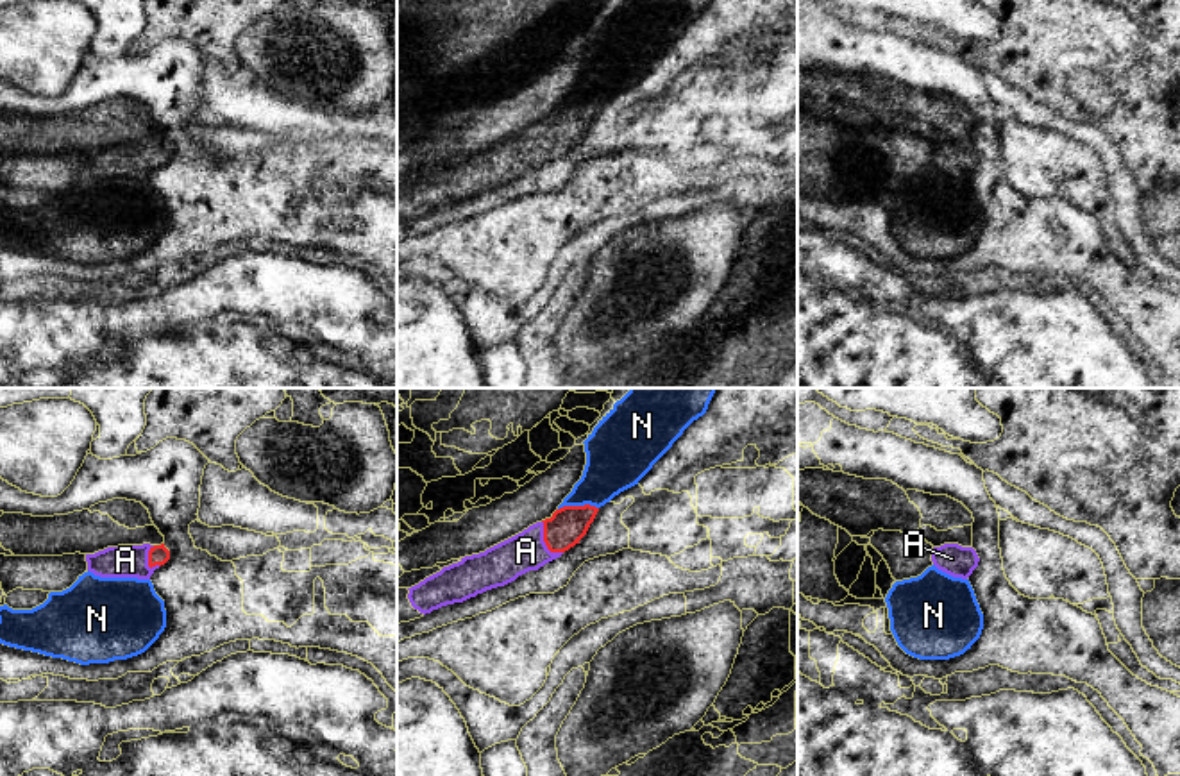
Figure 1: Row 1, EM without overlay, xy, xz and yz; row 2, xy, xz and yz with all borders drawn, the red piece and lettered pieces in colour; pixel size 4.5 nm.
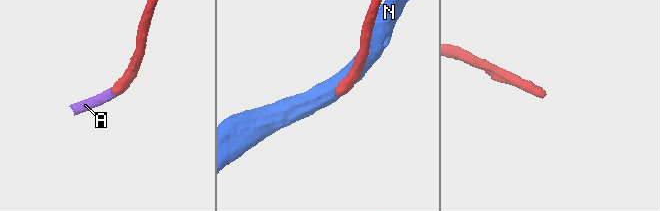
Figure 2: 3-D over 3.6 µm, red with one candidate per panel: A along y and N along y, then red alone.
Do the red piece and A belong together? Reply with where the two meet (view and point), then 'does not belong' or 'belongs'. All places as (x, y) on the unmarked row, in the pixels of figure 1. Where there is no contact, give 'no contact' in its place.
xz (544, 140) | belongs

